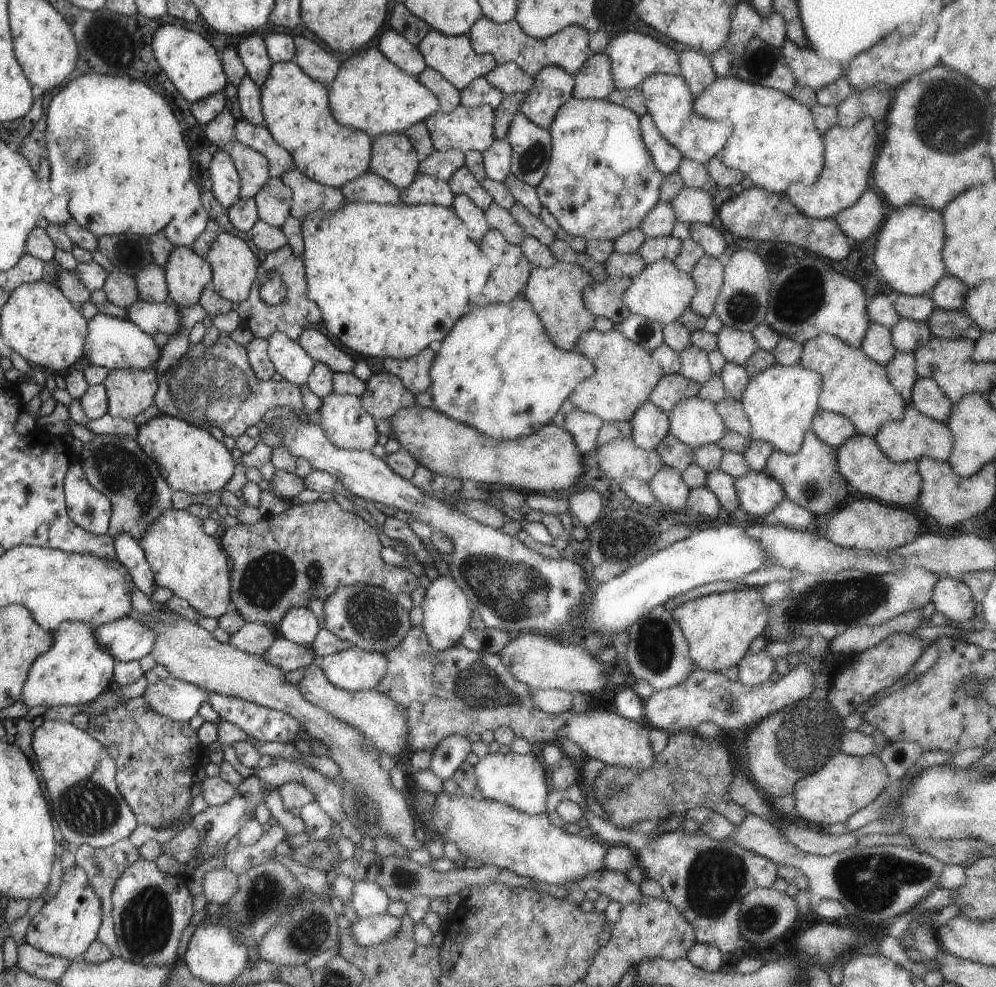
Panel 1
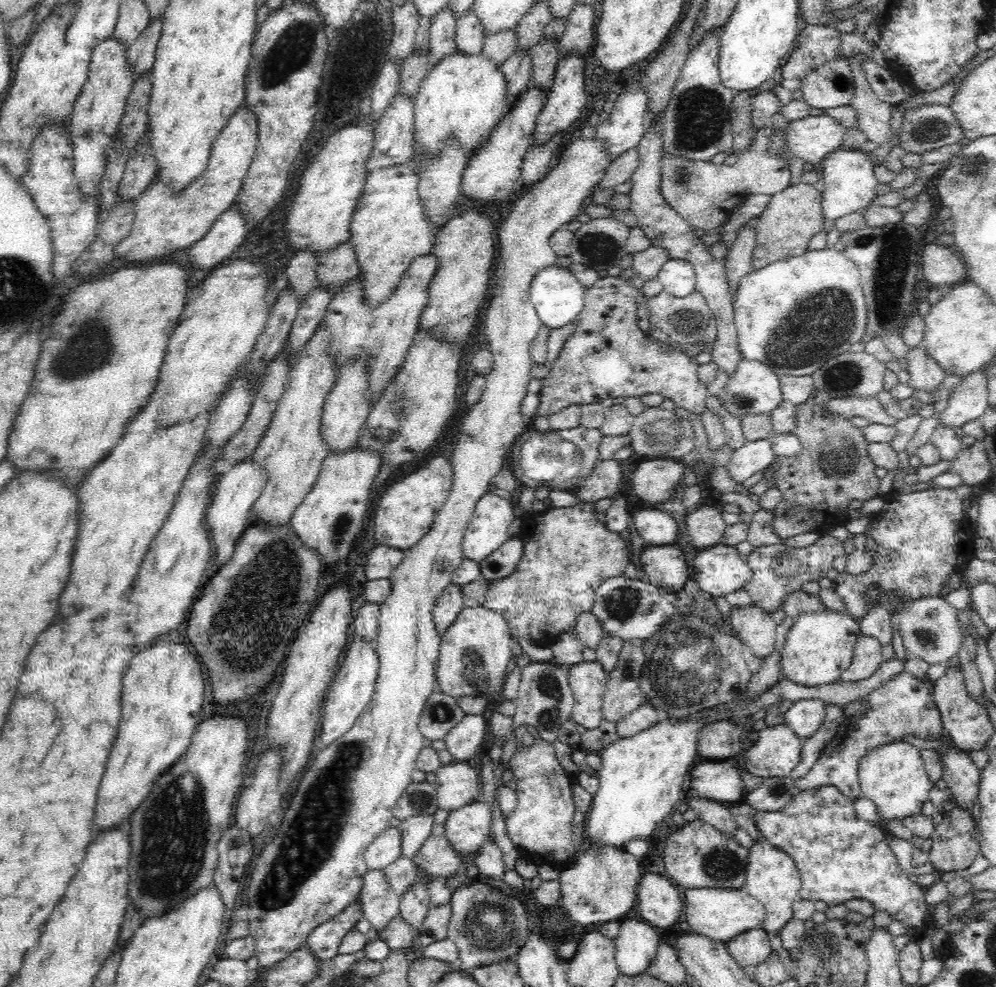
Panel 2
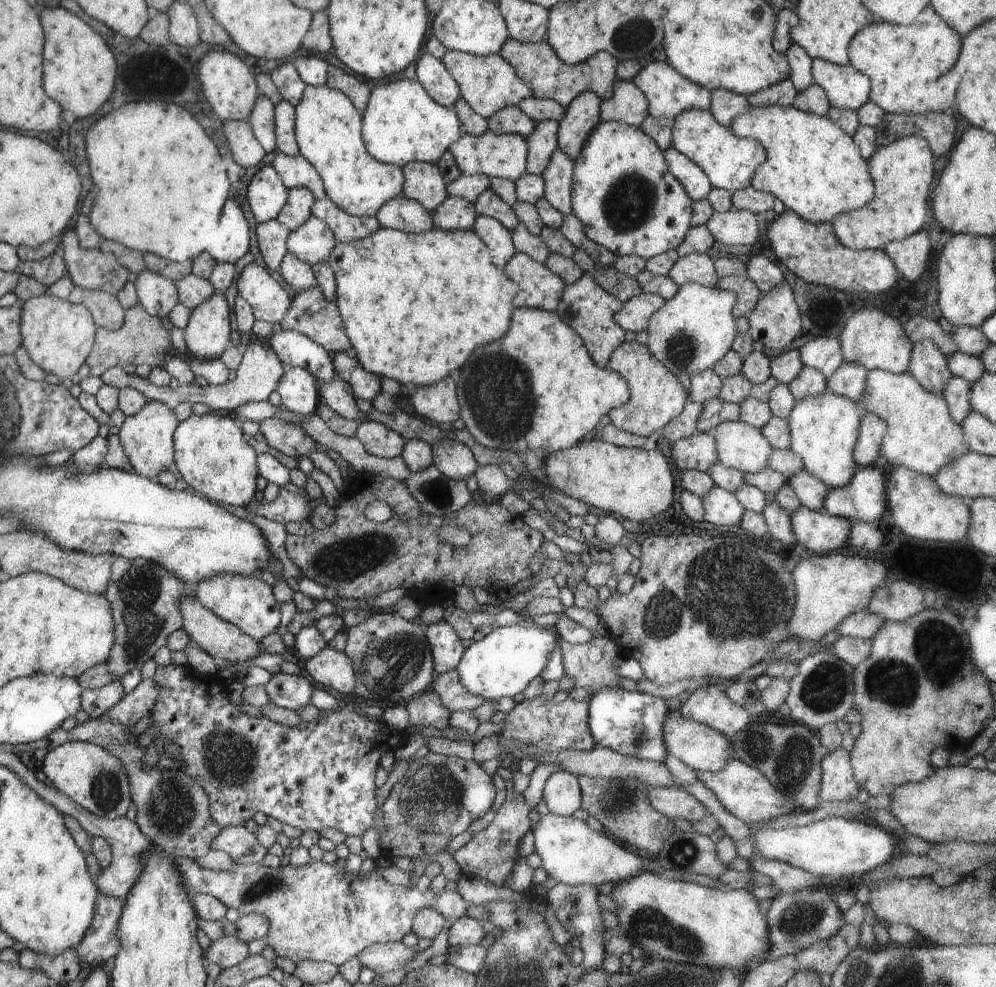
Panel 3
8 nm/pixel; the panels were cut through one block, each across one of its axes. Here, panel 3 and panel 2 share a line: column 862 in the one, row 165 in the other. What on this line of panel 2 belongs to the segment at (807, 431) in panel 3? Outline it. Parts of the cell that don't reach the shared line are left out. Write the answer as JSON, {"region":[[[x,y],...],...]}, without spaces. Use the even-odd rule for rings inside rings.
{"region":[[[456,50],[446,55],[430,67],[415,96],[413,137],[418,159],[408,160],[405,164],[410,170],[416,170],[418,161],[439,156],[448,140],[456,140],[460,149],[485,145],[510,106],[506,94],[506,77],[502,67],[494,65],[482,51],[468,55]]]}

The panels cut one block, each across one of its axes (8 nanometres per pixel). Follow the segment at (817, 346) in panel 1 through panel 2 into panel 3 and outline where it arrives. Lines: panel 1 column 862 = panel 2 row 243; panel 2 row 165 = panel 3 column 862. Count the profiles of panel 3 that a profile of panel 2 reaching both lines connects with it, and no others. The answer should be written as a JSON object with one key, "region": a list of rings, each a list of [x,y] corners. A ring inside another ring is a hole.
{"region":[[[872,369],[866,374],[866,386],[864,388],[866,388],[862,392],[864,396],[857,403],[886,421],[888,427],[881,443],[881,456],[884,456],[892,466],[906,467],[917,473],[928,474],[928,476],[933,477],[934,474],[938,474],[938,470],[945,463],[950,463],[958,456],[970,451],[964,431],[953,419],[949,403],[945,397],[927,390],[909,371],[898,374]]]}

